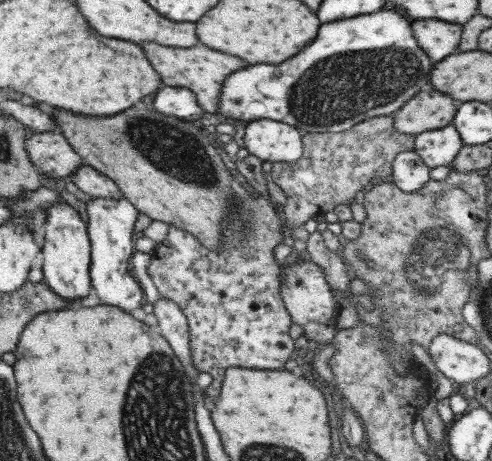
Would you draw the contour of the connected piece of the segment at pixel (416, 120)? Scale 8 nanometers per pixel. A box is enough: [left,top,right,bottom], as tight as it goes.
[393,89,459,134]

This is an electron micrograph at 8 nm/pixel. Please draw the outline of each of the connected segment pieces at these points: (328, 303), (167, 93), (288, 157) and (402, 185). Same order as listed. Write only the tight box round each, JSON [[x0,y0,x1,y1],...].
[[282,260,339,331],[154,85,206,120],[245,119,306,163],[393,151,431,192]]

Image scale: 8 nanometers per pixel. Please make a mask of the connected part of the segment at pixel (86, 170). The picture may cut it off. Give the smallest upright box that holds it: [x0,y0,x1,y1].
[73,164,125,199]

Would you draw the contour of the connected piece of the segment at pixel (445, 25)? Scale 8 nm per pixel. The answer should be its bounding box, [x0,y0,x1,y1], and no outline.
[412,19,463,64]

